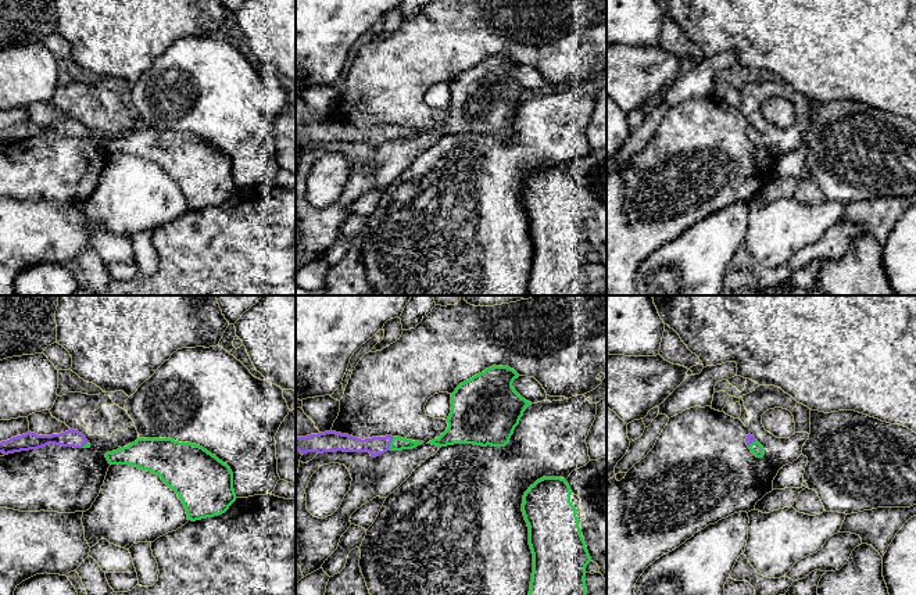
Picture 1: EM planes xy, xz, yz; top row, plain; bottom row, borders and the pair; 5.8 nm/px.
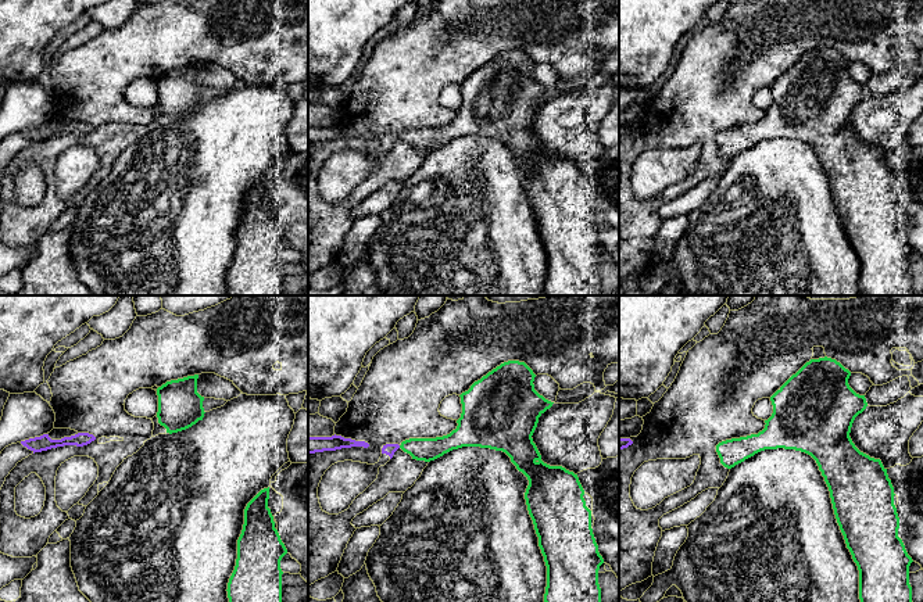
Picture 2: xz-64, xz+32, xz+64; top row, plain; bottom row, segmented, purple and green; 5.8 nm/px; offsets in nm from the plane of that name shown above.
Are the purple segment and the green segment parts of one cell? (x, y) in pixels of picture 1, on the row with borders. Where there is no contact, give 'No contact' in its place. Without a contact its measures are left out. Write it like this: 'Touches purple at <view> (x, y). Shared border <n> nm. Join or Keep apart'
Touches purple at xz (389, 444). Shared border 90 nm. Join

